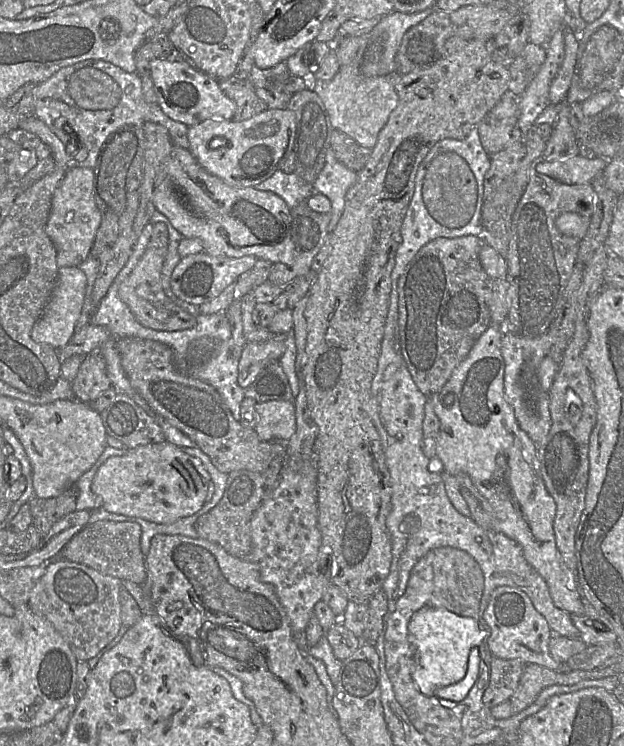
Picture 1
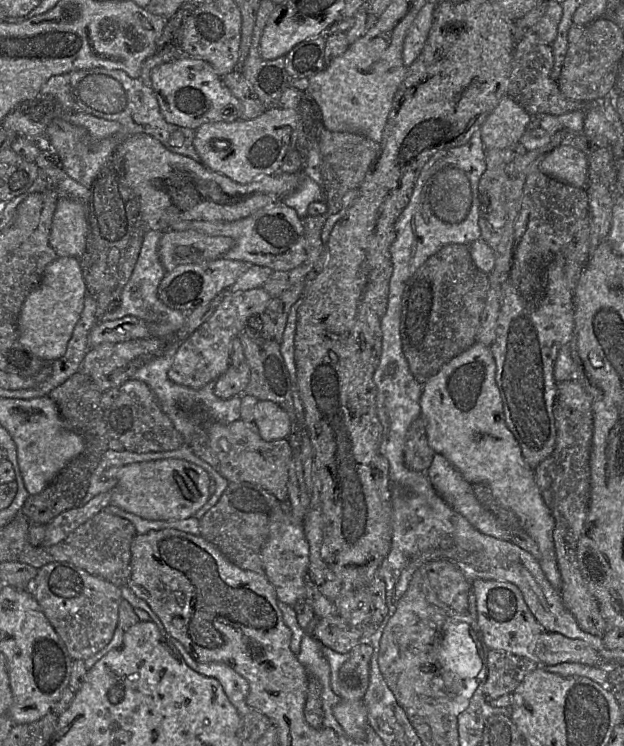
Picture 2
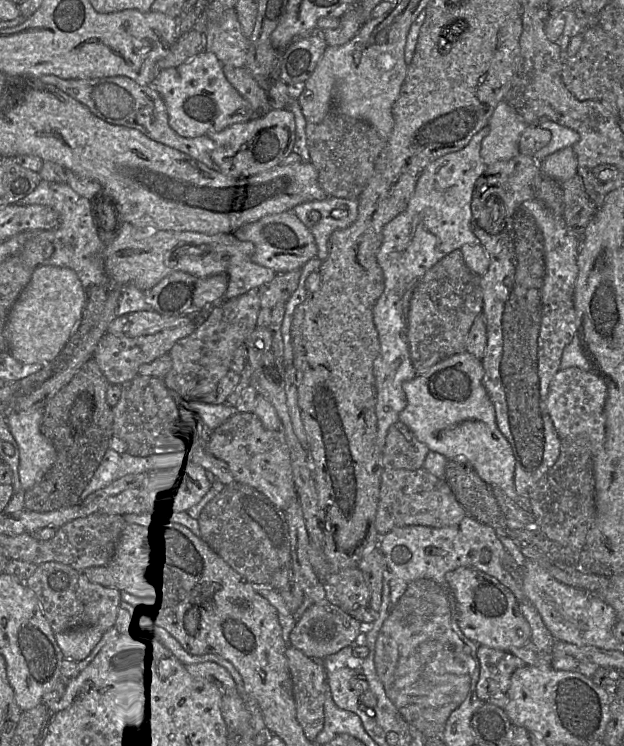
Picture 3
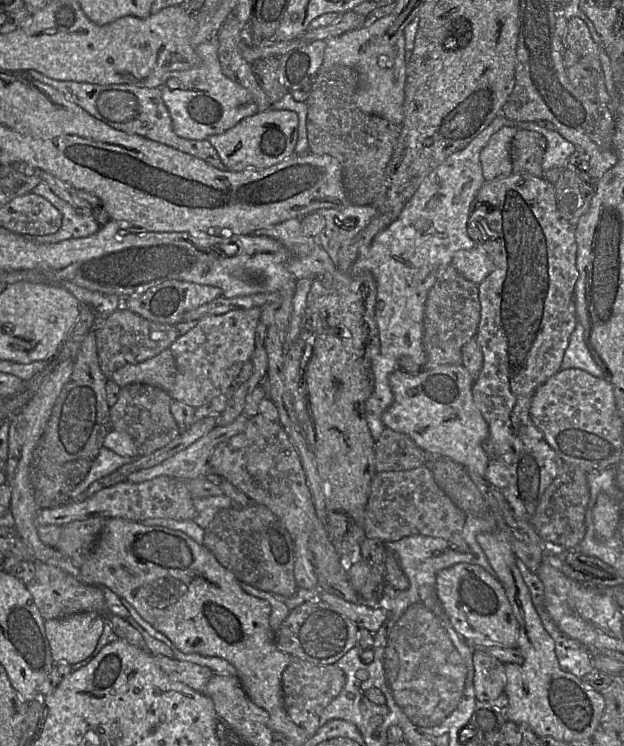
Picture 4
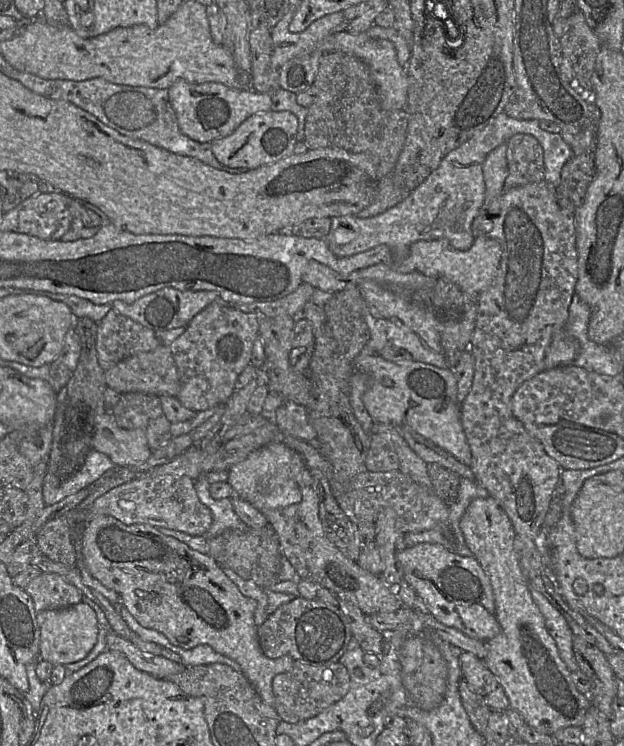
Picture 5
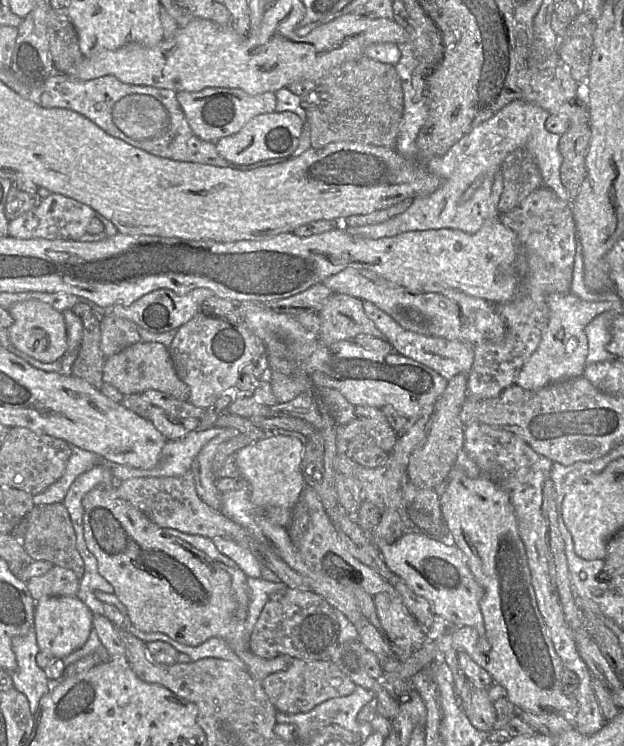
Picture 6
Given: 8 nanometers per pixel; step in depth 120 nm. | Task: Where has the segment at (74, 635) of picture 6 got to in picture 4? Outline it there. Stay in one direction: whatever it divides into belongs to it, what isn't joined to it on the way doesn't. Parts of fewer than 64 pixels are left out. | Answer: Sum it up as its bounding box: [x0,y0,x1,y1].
[45,612,106,665]

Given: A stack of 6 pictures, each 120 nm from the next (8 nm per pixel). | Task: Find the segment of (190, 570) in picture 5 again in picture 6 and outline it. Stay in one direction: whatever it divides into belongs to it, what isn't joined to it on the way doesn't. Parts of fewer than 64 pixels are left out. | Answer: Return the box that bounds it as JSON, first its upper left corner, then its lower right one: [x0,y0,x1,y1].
[82,484,293,682]

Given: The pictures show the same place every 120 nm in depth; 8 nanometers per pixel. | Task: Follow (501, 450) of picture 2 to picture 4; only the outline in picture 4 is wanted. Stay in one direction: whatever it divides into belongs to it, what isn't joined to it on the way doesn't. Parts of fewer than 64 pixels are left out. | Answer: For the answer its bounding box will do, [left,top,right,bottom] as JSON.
[382,364,489,478]

